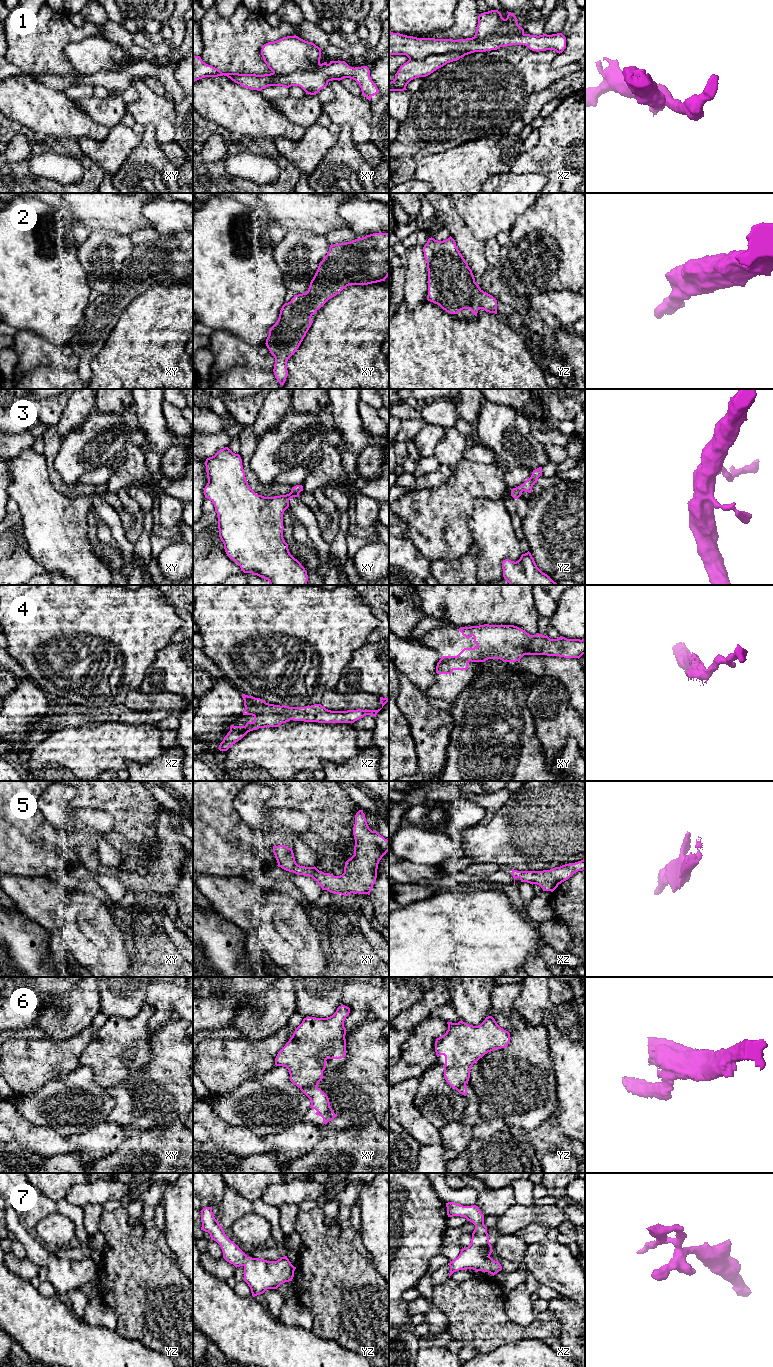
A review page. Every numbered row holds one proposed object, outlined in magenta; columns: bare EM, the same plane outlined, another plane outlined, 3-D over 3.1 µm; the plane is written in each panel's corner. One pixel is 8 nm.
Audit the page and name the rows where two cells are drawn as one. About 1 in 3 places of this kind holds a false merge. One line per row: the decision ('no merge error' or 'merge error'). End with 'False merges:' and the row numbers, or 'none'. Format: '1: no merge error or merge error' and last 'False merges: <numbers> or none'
1: merge error
2: no merge error
3: no merge error
4: merge error
5: no merge error
6: merge error
7: no merge error
False merges: 1, 4, 6

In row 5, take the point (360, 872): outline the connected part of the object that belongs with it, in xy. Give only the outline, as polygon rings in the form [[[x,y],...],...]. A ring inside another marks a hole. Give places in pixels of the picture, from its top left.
[[[363,810],[355,815],[353,835],[354,855],[345,862],[344,873],[340,876],[324,873],[315,866],[298,865],[292,848],[285,845],[273,846],[277,866],[298,875],[312,877],[322,890],[330,893],[344,896],[351,893],[370,895],[377,878],[379,861],[389,851],[389,841],[369,828]]]

